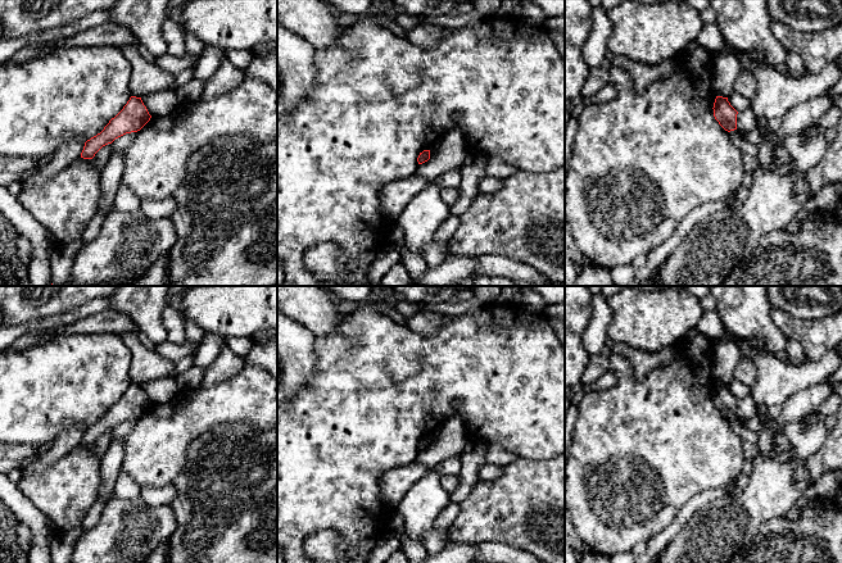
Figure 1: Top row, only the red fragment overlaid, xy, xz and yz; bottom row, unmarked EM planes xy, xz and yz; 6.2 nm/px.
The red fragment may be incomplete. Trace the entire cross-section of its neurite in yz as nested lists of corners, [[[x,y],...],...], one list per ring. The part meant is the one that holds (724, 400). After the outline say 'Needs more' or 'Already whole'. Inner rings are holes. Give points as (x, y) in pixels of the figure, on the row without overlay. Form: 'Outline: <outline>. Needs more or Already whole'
Outline: [[[716,383],[712,396],[715,407],[725,418],[737,417],[738,399],[730,392],[728,385]]]. Already whole

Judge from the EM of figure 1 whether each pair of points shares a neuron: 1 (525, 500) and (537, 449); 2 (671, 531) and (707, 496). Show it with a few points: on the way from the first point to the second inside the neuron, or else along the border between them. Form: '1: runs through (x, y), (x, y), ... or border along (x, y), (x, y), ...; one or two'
1: border along (519, 457), (551, 459); two
2: runs through (679, 521), (697, 502); one

